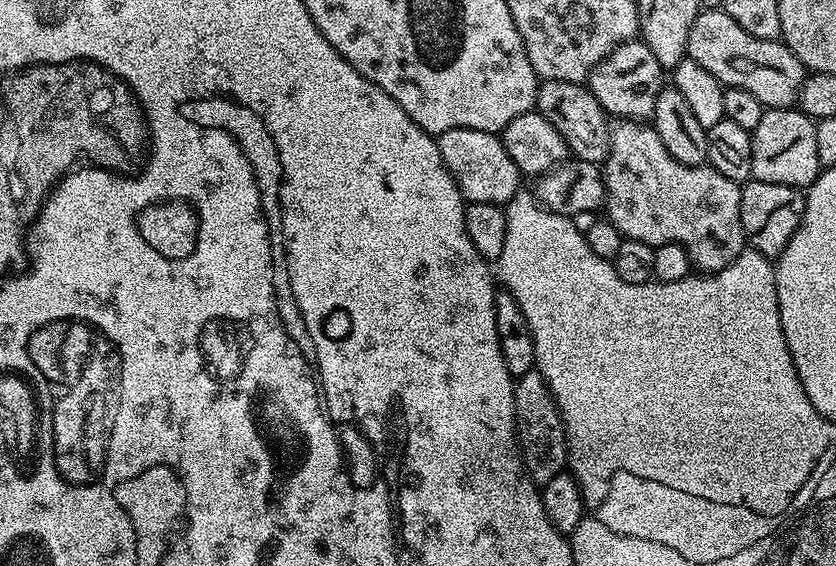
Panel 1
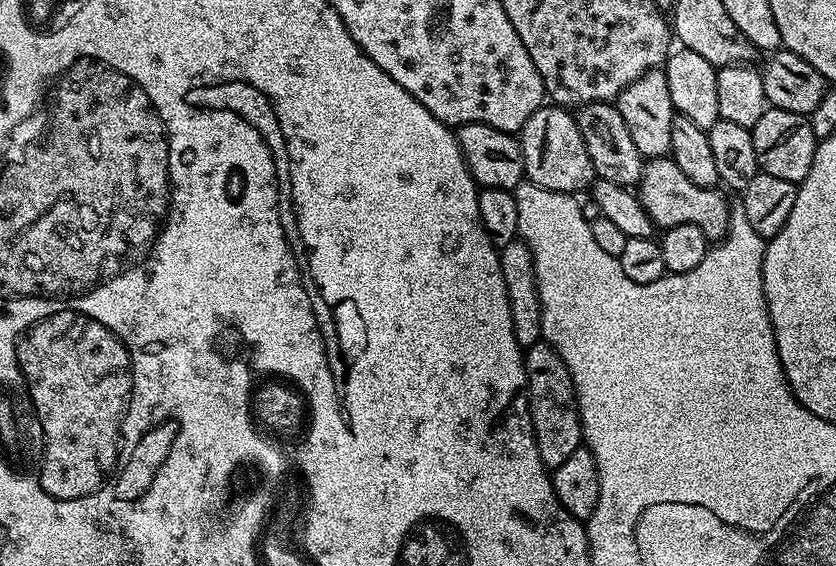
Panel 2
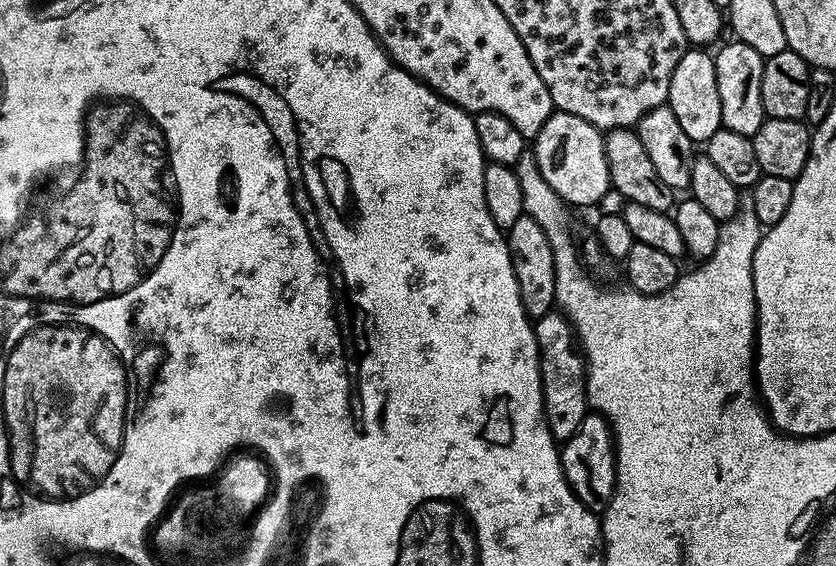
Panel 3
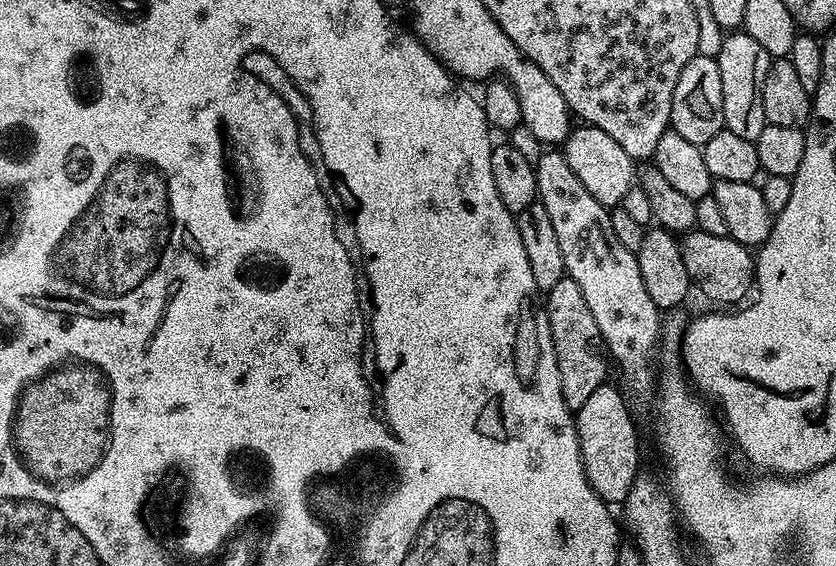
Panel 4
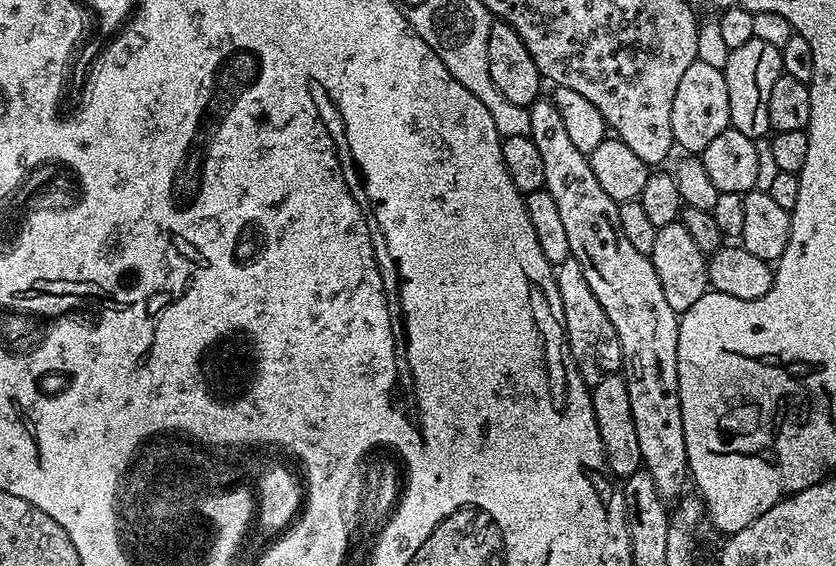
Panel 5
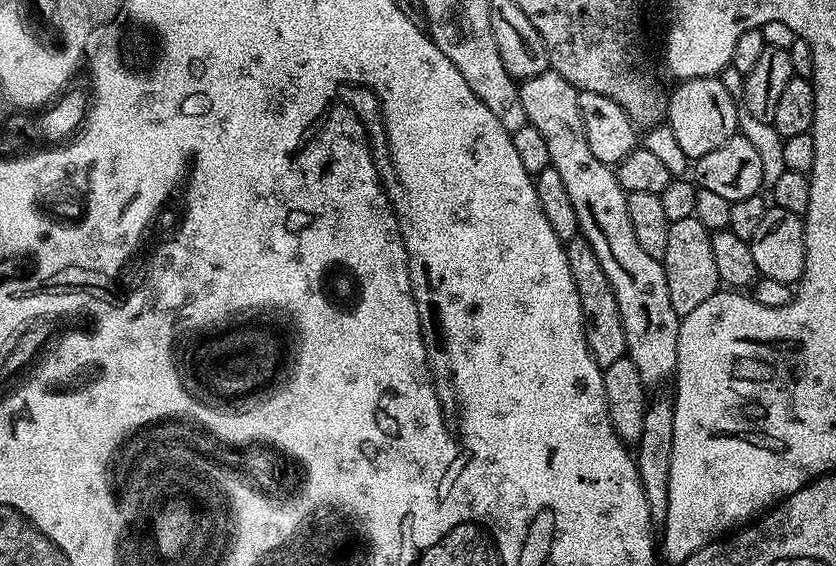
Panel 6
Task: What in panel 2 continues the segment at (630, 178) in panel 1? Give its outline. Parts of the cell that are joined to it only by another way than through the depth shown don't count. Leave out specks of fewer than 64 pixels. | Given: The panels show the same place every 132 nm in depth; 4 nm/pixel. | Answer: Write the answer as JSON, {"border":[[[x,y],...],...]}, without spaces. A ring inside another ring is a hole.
{"border":[[[671,158],[648,160],[638,185],[640,202],[646,214],[650,214],[652,223],[657,229],[663,230],[683,224],[698,226],[698,230],[705,232],[712,242],[719,241],[728,229],[730,200],[727,200],[723,194],[725,195],[719,187],[694,186],[694,182],[690,182],[690,178],[686,178],[686,174],[678,170],[678,166]]]}

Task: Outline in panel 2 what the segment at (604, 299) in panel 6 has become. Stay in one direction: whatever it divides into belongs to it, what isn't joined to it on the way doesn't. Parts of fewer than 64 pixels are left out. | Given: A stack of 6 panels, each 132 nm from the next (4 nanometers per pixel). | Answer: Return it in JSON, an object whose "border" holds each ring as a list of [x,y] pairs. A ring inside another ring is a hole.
{"border":[[[539,343],[524,352],[524,373],[528,383],[528,416],[532,420],[532,436],[545,468],[562,466],[574,450],[582,446],[580,411],[576,409],[576,391],[566,370],[566,362],[552,349],[551,344]]]}

